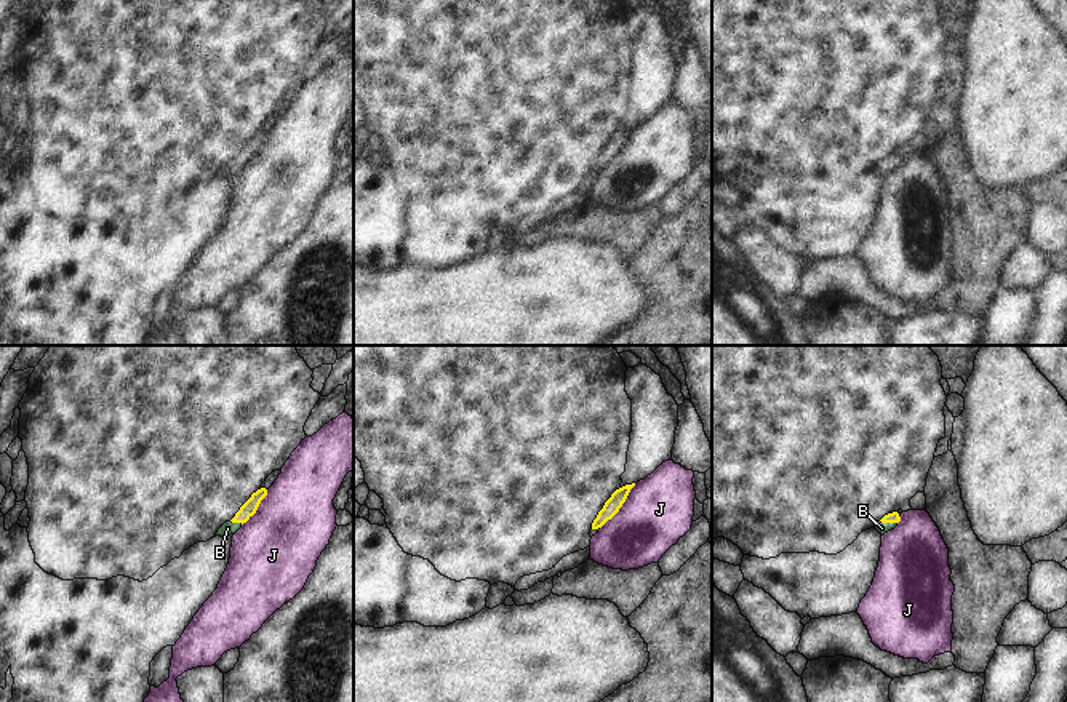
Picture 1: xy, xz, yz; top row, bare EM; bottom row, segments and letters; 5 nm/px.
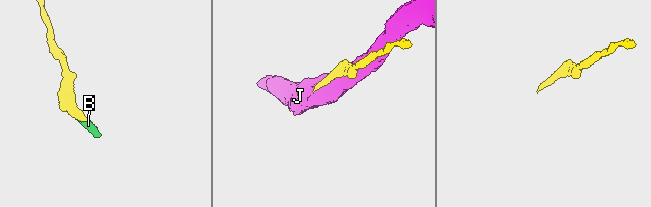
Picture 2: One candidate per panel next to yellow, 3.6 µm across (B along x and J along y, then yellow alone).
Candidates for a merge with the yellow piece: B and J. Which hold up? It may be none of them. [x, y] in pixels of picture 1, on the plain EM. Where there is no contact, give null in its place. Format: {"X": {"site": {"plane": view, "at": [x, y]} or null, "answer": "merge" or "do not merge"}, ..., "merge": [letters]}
{"B": {"site": {"plane": "yz", "at": [888, 163]}, "answer": "merge"}, "J": {"site": {"plane": "xz", "at": [621, 147]}, "answer": "do not merge"}, "merge": ["B"]}

